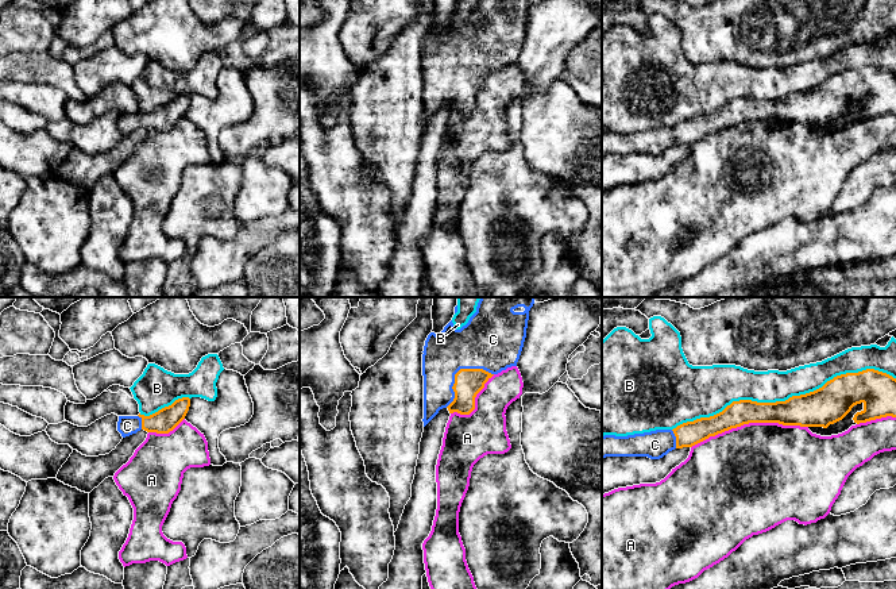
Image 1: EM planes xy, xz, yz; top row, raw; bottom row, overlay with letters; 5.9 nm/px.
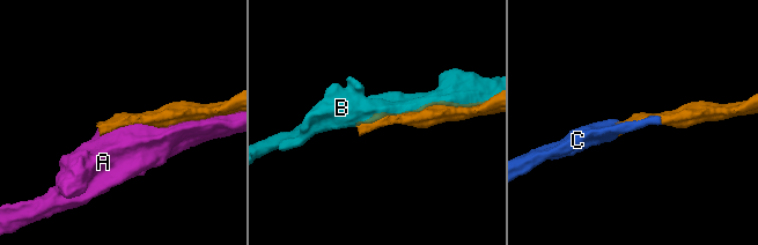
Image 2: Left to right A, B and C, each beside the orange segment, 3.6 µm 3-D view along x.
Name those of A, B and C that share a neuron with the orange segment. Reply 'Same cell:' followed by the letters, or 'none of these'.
Same cell: C

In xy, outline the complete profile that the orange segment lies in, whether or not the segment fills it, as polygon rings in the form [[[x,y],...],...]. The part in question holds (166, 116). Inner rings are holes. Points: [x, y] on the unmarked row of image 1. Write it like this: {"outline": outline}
{"outline": [[[182,95],[150,113],[140,111],[138,113],[119,113],[117,128],[123,135],[136,131],[140,127],[169,131],[185,116],[189,104],[190,96]]]}

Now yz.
{"outline": [[[866,66],[858,70],[837,73],[822,85],[806,92],[792,93],[785,99],[733,99],[714,113],[687,119],[673,127],[656,127],[627,134],[605,132],[602,134],[602,157],[606,154],[648,154],[650,157],[660,157],[675,146],[692,145],[710,134],[749,120],[779,120],[783,123],[827,126],[830,122],[842,118],[854,103],[861,100],[864,107],[853,115],[857,122],[887,113],[896,115],[896,76],[874,66]]]}

